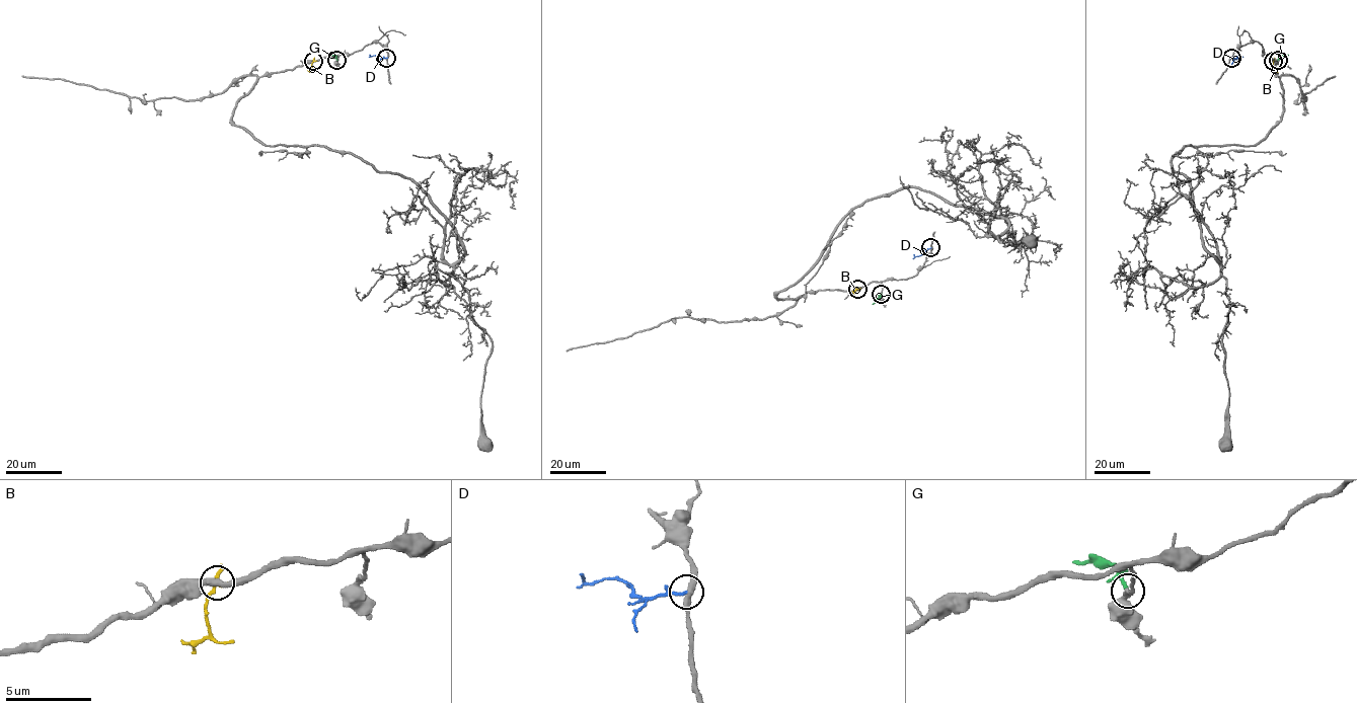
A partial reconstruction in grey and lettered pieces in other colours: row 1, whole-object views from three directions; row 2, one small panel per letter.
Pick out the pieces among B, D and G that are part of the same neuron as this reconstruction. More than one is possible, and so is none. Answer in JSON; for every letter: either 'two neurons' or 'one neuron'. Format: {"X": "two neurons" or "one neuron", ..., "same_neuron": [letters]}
{"B": "two neurons", "D": "two neurons", "G": "two neurons", "same_neuron": []}

